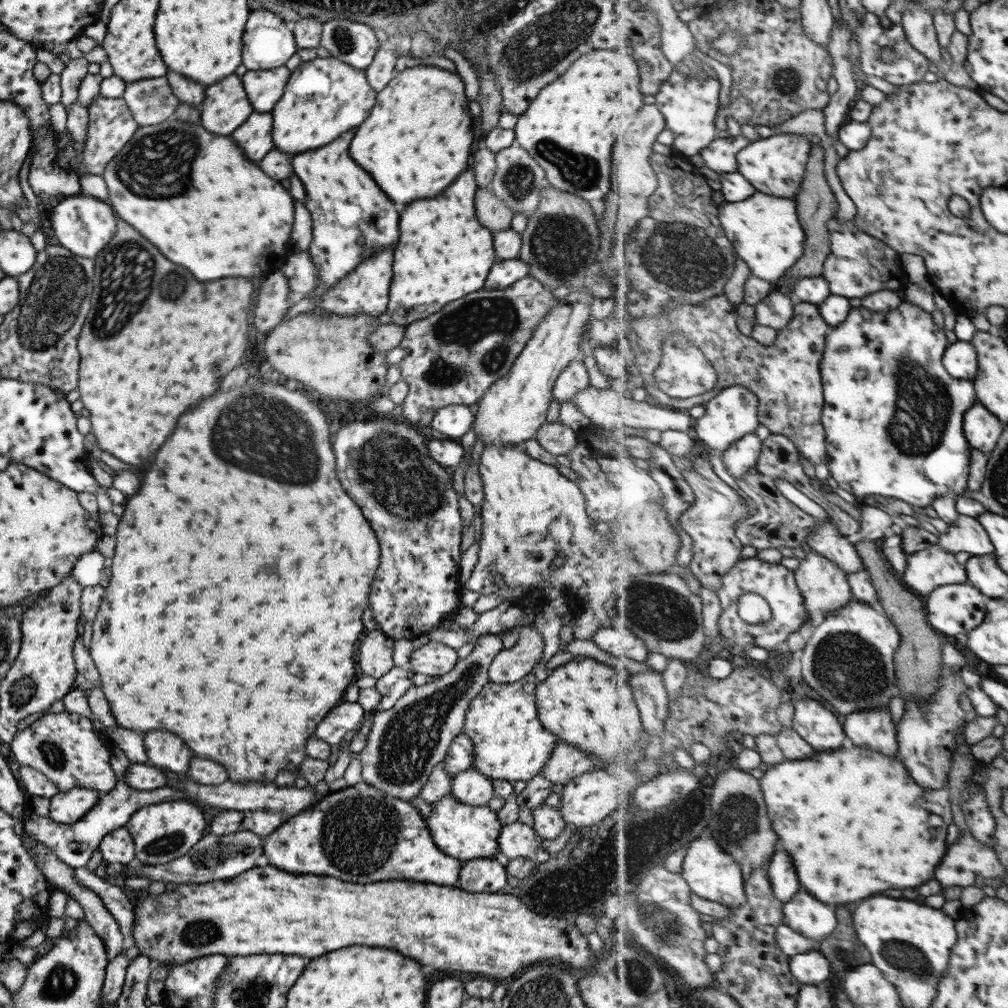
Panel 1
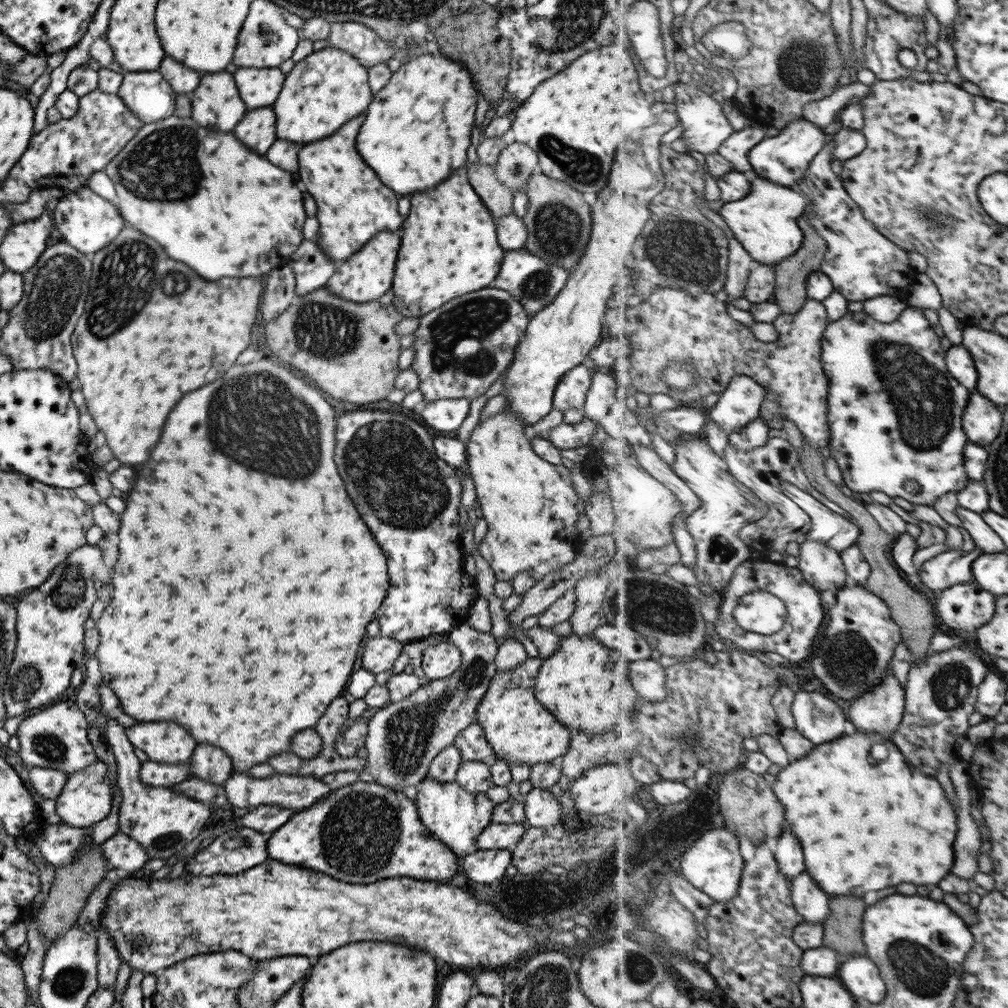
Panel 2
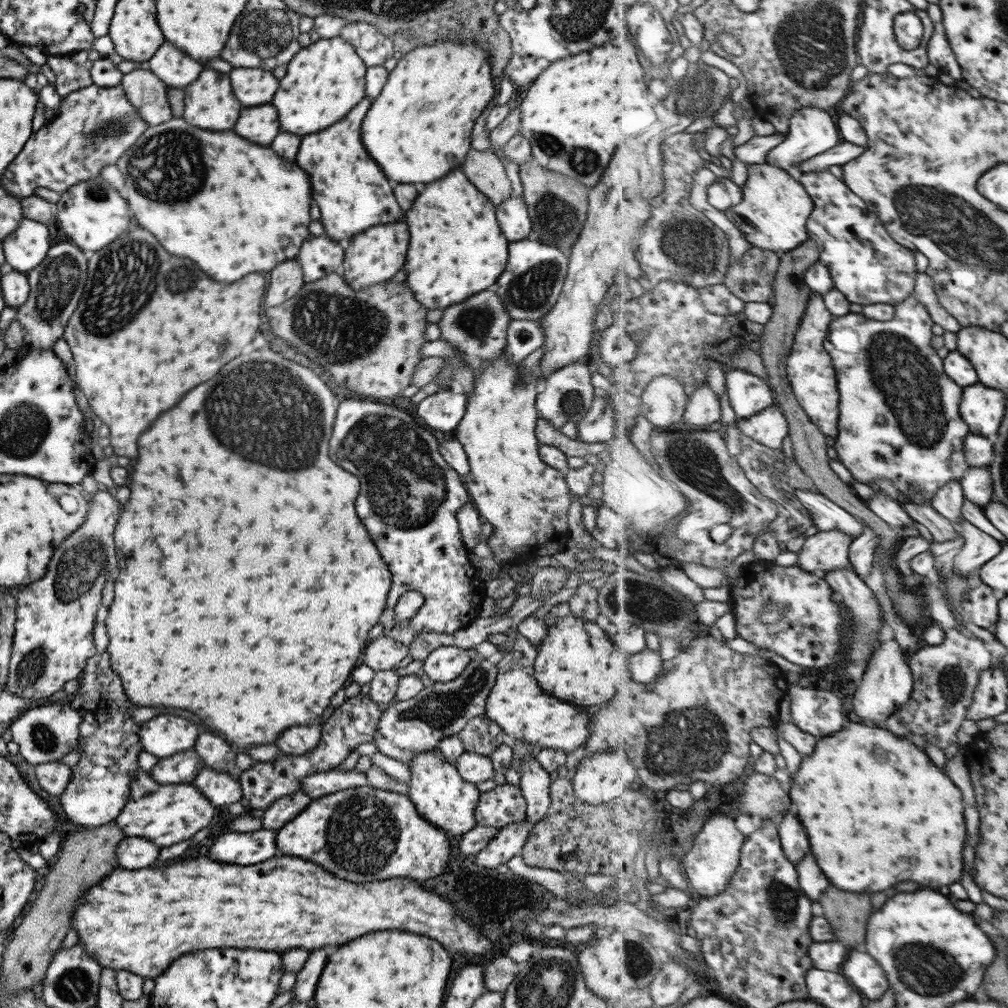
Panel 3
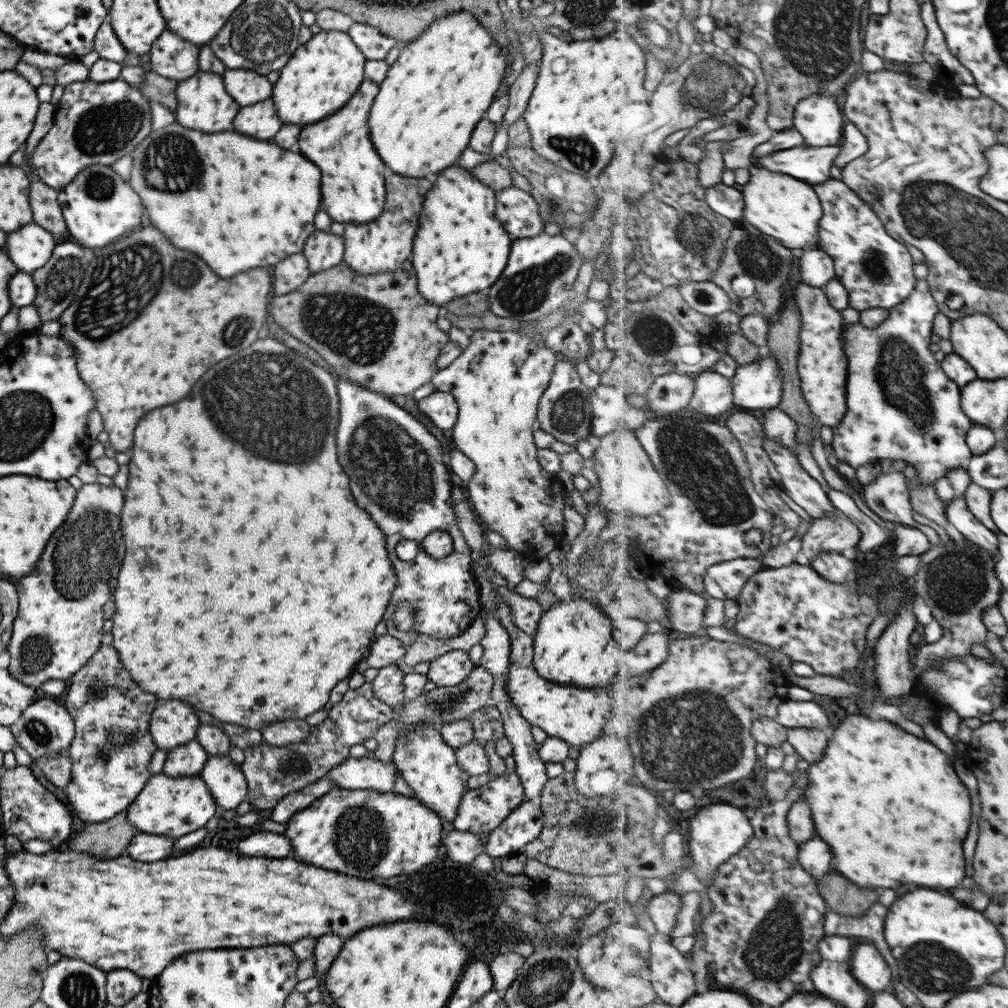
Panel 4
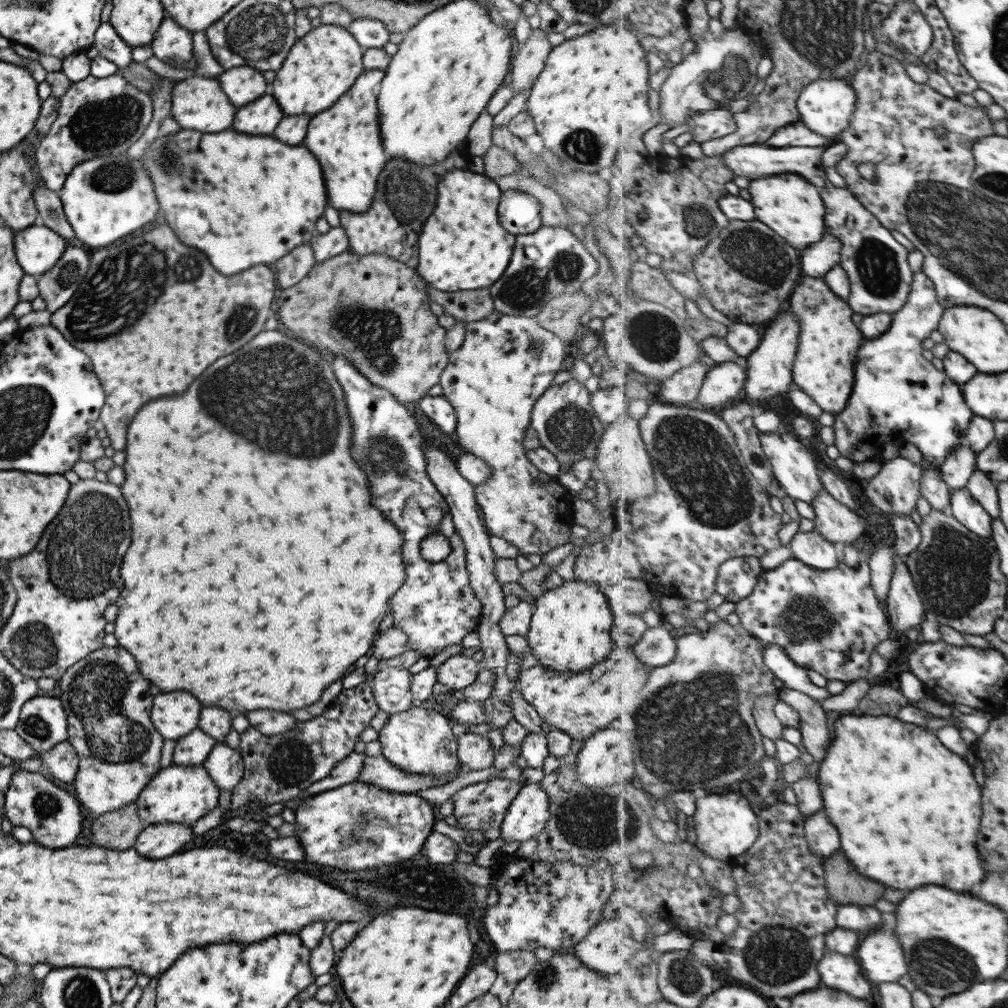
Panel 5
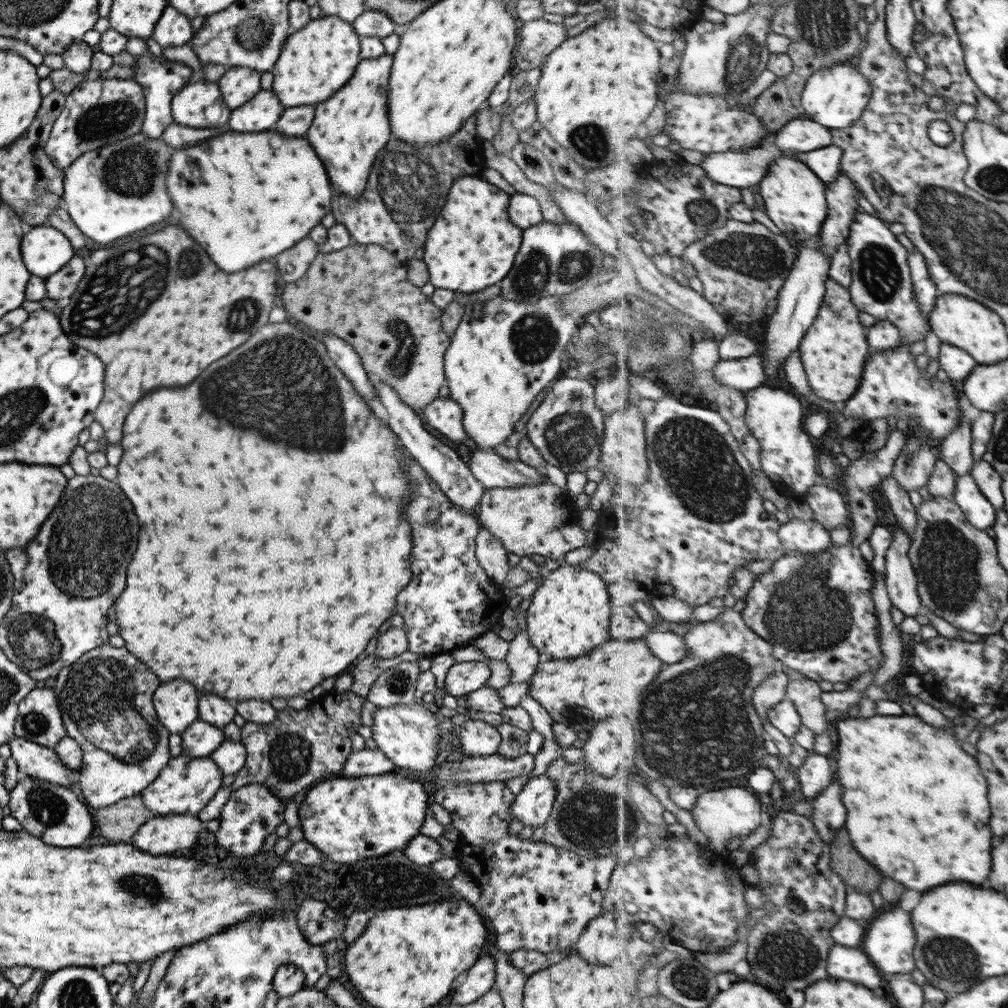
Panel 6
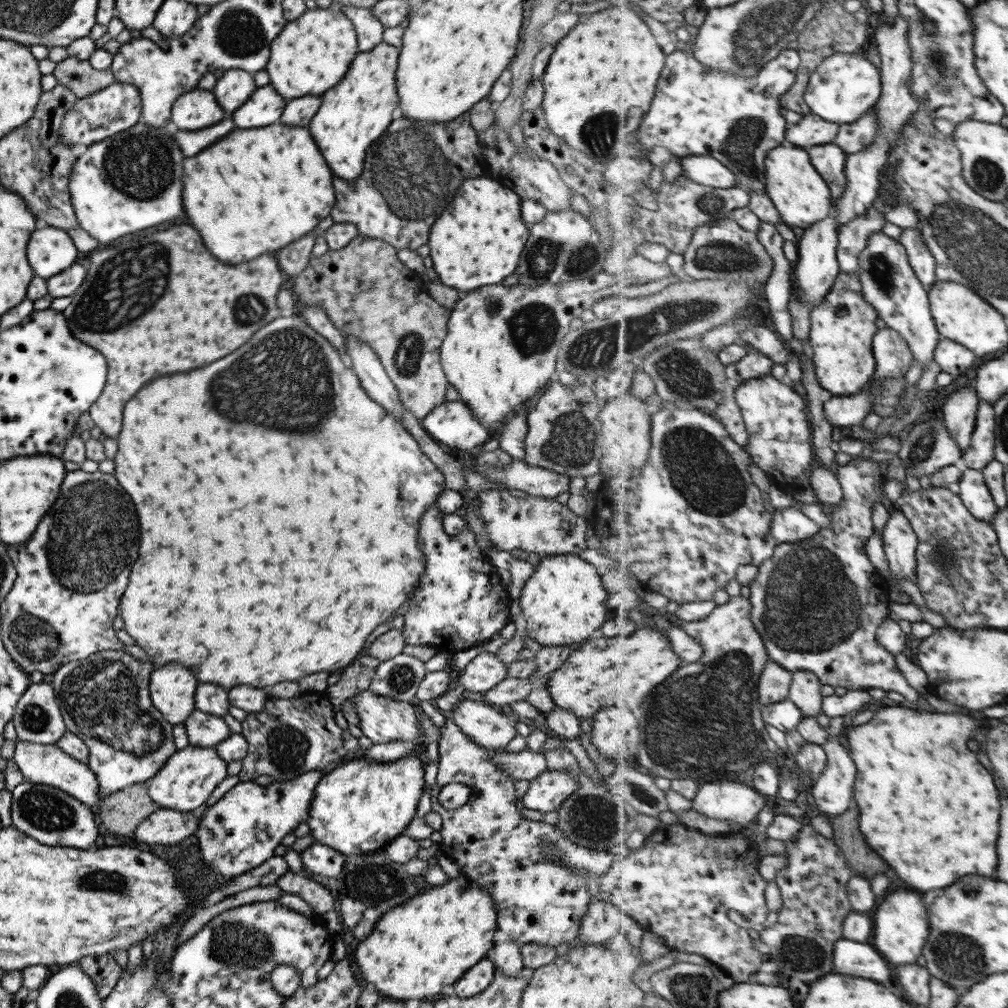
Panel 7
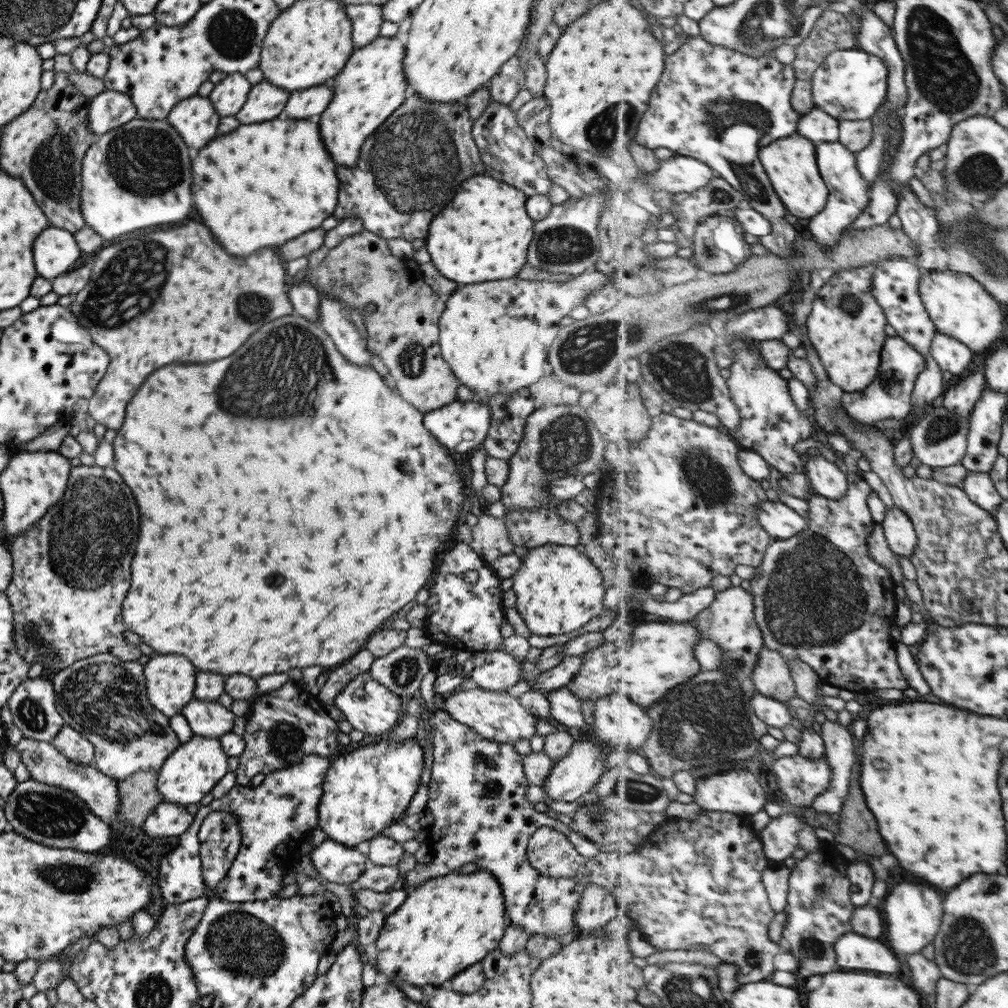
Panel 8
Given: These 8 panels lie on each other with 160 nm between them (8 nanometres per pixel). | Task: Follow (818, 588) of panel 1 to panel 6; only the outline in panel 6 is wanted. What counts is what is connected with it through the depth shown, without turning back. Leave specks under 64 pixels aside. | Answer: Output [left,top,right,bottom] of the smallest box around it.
[806,484,852,533]

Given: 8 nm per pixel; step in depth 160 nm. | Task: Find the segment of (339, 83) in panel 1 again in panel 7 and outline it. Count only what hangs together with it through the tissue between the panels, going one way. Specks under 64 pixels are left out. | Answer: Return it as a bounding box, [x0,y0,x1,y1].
[265,7,357,100]

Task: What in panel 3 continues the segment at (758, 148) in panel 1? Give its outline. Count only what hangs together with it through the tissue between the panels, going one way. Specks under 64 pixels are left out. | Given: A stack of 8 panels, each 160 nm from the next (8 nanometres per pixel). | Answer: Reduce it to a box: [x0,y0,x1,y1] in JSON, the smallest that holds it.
[767,107,843,171]

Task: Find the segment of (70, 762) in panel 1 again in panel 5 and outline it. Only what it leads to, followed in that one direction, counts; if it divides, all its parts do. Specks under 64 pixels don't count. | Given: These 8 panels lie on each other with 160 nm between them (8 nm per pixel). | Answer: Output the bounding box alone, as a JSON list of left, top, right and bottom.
[14,696,67,754]

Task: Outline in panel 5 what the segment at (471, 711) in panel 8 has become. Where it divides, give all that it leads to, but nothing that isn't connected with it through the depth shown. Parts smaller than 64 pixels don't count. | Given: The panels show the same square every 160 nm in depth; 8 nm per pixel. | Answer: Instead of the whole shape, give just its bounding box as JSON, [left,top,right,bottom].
[456,731,494,770]

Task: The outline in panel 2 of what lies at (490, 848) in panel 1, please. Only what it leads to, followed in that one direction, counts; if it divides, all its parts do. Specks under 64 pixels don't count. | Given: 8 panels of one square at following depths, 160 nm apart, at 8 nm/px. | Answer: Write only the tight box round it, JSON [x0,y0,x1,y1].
[415,776,493,857]

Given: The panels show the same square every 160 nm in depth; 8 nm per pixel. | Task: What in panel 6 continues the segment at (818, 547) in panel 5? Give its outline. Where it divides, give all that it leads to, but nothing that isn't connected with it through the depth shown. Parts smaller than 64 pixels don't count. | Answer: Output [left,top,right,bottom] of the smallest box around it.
[779,518,834,554]

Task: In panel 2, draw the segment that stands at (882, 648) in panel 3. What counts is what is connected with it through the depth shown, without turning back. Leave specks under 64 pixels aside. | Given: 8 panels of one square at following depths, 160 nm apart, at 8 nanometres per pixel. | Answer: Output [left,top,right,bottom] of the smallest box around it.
[848,670,905,739]

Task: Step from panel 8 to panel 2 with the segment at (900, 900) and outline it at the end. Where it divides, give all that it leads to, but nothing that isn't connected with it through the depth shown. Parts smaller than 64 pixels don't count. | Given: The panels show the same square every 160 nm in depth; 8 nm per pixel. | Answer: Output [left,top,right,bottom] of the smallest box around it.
[839,955,888,1004]

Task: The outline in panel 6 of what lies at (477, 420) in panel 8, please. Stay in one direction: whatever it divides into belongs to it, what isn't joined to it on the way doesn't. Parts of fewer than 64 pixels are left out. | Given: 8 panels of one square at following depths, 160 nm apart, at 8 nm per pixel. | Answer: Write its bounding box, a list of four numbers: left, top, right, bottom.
[422,396,467,442]

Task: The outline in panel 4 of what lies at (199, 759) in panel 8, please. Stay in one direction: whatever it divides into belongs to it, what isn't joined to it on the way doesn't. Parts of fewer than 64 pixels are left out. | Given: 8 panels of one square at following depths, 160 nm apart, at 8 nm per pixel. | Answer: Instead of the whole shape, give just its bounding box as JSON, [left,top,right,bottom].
[124,773,215,839]

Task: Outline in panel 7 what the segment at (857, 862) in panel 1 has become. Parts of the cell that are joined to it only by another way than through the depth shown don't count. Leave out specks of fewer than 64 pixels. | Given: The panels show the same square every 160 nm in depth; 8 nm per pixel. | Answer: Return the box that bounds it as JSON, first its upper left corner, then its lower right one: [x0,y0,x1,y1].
[847,706,1002,890]

